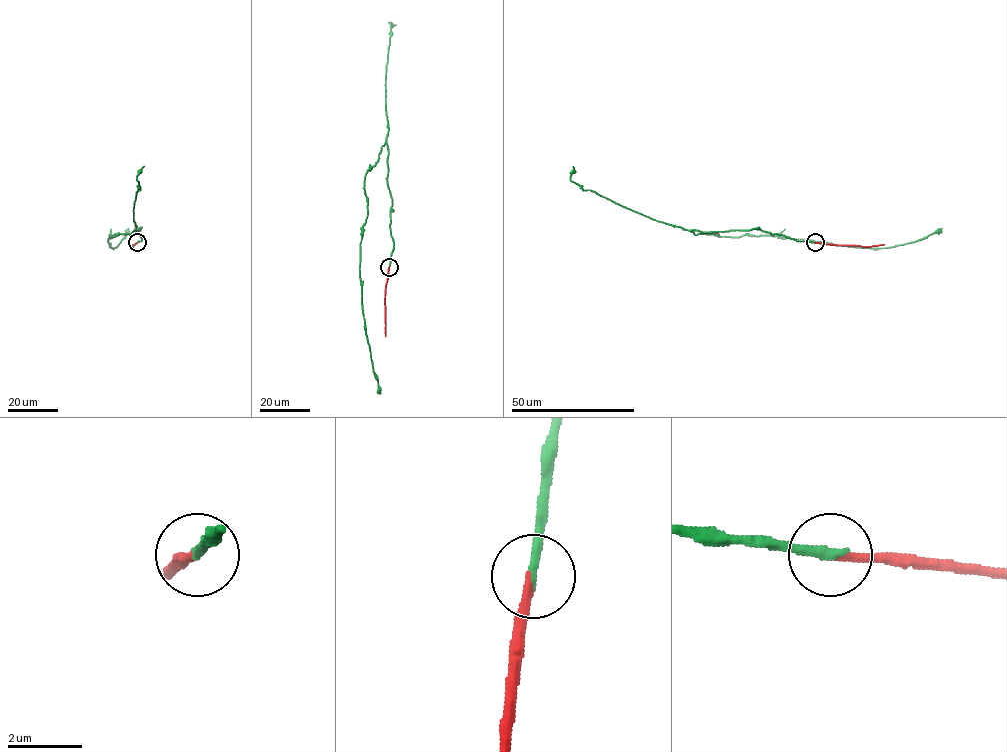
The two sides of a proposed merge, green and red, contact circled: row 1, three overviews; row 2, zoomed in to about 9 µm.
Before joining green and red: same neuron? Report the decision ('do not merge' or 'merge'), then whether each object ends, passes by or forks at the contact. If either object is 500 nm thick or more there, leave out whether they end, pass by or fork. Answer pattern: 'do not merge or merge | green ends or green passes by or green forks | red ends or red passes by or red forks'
merge | green ends | red ends

